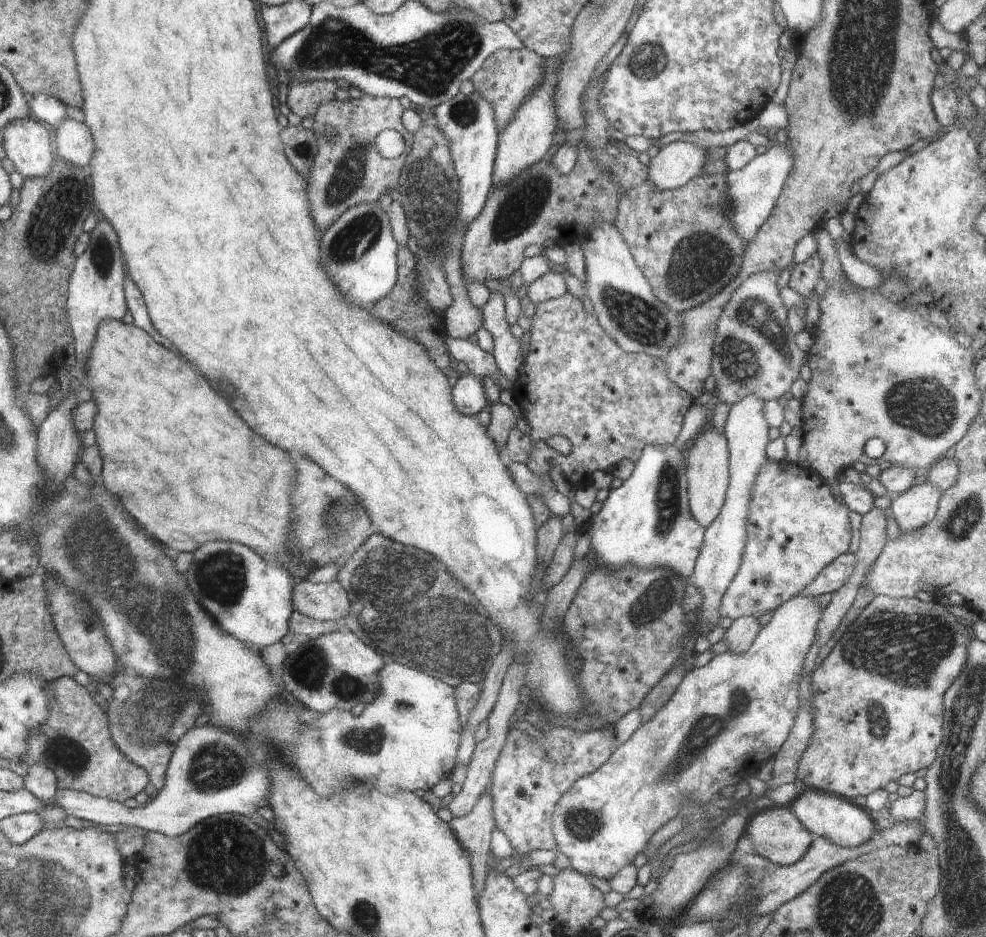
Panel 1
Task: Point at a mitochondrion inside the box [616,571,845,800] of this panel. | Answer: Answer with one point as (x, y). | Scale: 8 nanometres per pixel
(706, 729)

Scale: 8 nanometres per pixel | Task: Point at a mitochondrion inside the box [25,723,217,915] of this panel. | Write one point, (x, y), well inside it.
(64, 752)

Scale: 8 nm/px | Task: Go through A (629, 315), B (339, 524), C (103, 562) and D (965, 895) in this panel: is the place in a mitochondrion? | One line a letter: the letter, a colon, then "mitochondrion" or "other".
A: mitochondrion
B: mitochondrion
C: mitochondrion
D: mitochondrion

